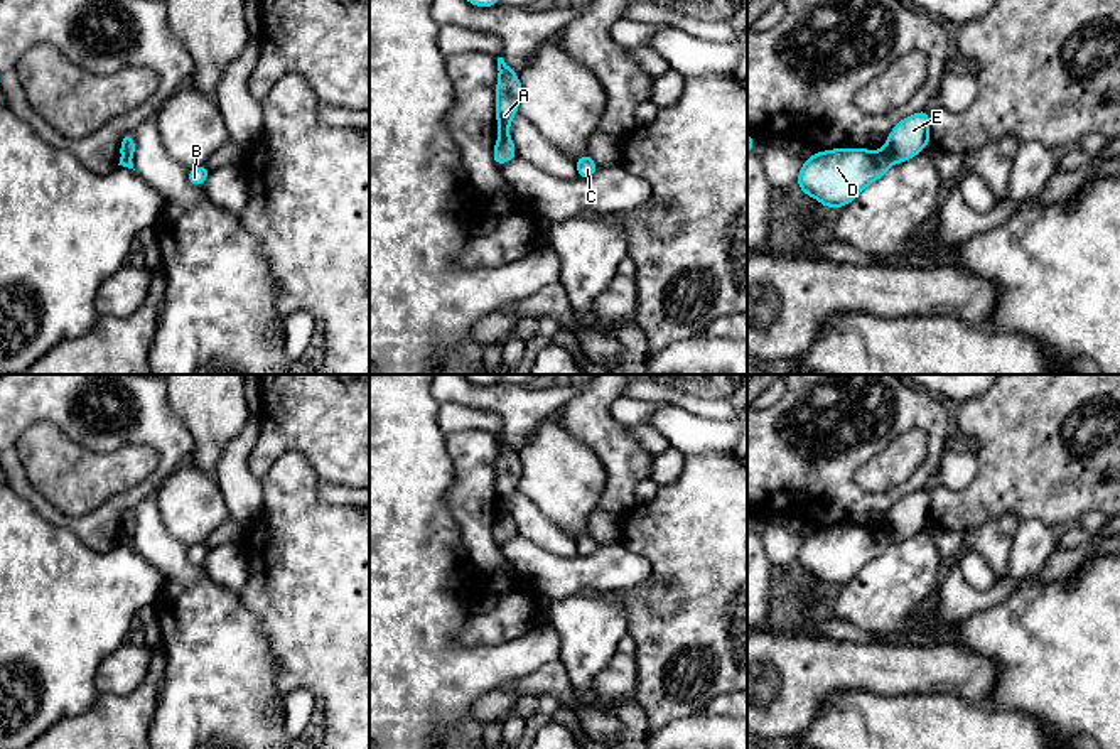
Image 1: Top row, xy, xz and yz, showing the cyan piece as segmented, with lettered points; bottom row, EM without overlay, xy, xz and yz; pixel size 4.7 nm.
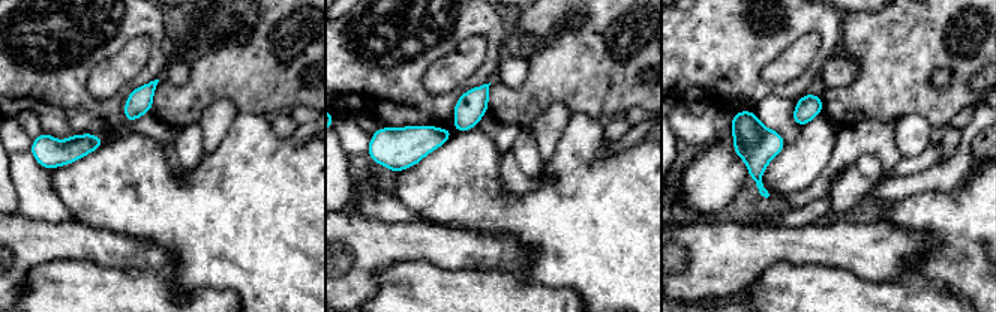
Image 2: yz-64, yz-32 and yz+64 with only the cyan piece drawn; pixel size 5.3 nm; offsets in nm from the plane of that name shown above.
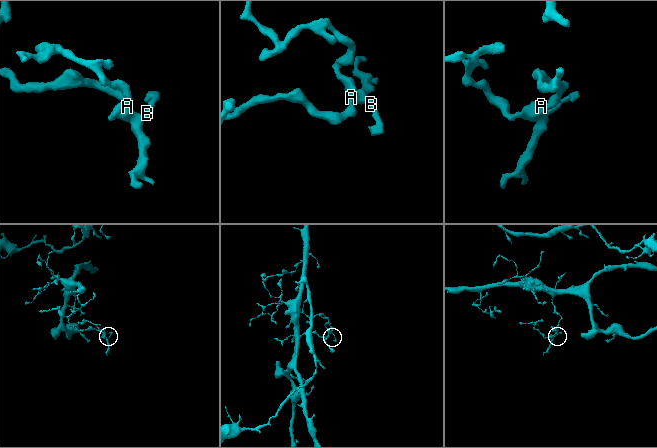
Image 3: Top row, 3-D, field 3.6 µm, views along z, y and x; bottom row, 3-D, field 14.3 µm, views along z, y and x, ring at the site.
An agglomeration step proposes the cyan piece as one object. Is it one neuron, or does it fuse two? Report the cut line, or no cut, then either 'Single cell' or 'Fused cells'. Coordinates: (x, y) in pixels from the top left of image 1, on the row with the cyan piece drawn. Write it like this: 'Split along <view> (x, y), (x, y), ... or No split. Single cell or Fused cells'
Split along yz (884, 149), (893, 162). Fused cells

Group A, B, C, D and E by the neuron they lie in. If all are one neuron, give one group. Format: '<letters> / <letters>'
A B C D / E

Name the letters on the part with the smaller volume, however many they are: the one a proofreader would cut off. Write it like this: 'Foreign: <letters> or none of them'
Foreign: A, B, C, D

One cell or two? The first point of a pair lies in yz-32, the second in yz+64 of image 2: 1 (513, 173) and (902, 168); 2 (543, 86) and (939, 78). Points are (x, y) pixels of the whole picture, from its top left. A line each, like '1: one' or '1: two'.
1: one
2: two

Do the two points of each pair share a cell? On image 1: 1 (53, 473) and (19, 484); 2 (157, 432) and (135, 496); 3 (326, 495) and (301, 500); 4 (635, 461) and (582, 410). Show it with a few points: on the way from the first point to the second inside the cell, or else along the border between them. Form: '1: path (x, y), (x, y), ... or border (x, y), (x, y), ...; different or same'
1: border (19, 442), (19, 458), (29, 481), (58, 508); different
2: path (164, 449), (164, 469), (152, 481); same
3: border (317, 479), (317, 495), (324, 501), (351, 506); different
4: path (621, 449), (596, 424); same

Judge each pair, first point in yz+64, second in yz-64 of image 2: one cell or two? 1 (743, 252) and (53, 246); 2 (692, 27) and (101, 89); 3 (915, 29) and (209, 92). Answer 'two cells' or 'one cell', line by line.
1: one cell
2: two cells
3: one cell

